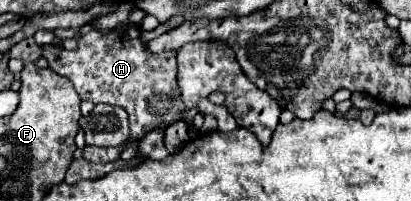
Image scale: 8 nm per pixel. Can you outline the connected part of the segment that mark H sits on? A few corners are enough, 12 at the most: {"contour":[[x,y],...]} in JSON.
{"contour":[[139,25],[41,45],[83,101],[123,107],[131,139],[185,111],[175,51]]}

